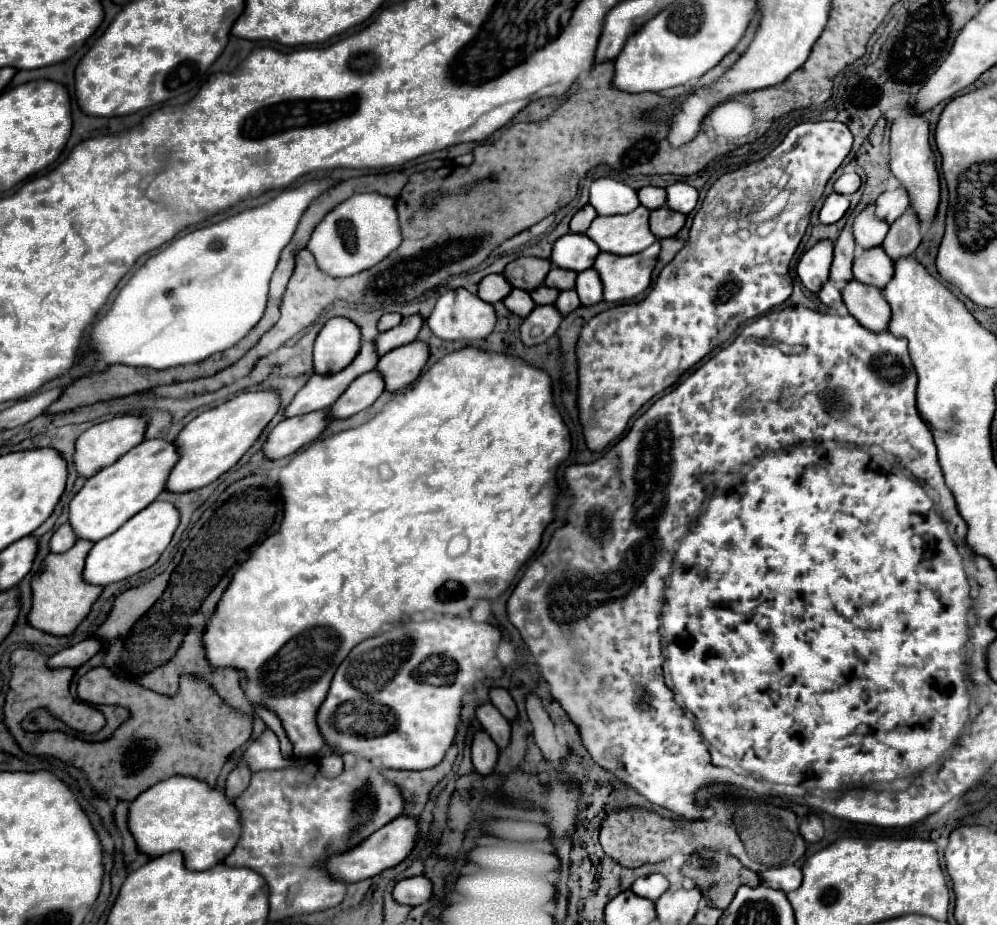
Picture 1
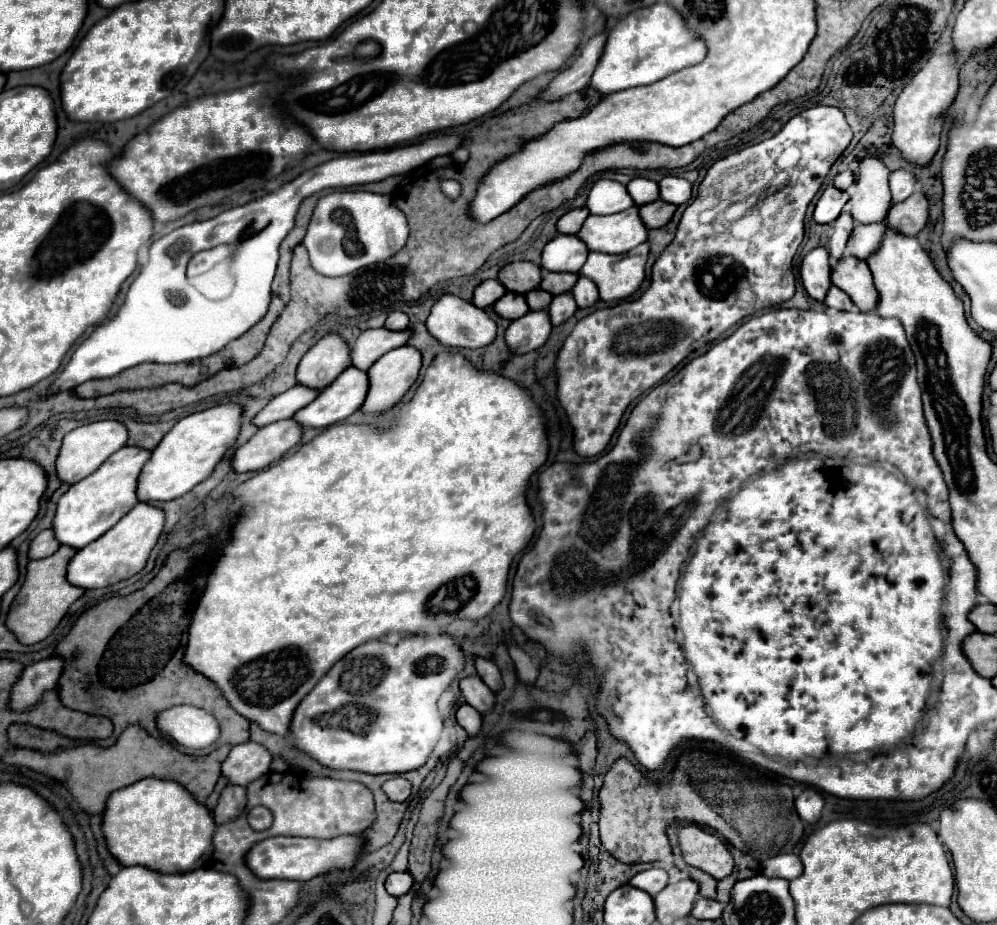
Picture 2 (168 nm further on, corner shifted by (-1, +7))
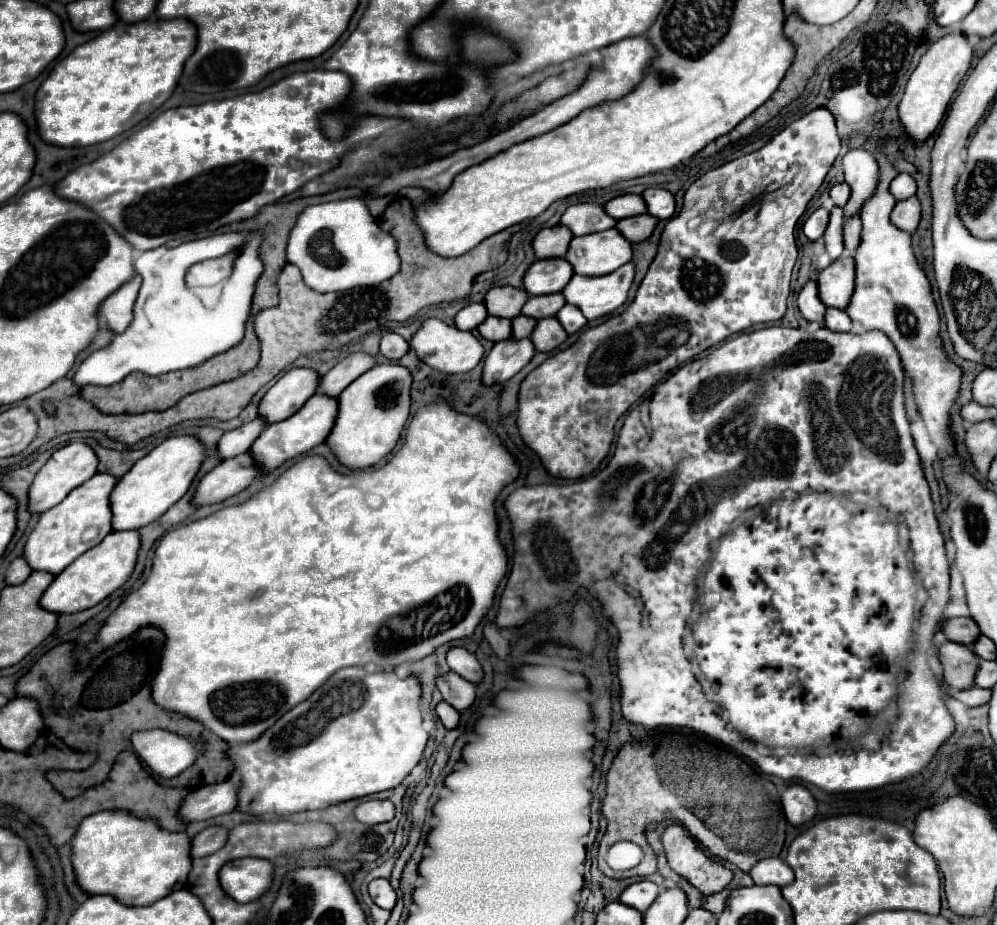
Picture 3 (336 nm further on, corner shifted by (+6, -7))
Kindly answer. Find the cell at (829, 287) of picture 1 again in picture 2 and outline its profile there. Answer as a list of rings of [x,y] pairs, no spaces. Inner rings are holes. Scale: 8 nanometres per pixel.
[[[832,286],[828,296],[826,296],[826,302],[824,302],[828,308],[836,308],[836,310],[844,310],[844,312],[856,312],[858,308],[854,306],[854,302],[850,300],[850,296],[846,292],[842,292],[840,288]]]

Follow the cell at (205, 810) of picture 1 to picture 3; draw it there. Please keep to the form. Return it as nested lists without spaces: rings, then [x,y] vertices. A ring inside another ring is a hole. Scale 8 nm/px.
[[[103,810],[91,814],[81,822],[75,838],[71,840],[77,882],[89,894],[111,894],[127,906],[153,904],[173,890],[185,888],[185,878],[189,876],[189,866],[193,862],[193,858],[189,858],[189,842],[191,838],[185,832],[161,830],[161,826],[153,822],[153,818],[137,818],[127,810]]]

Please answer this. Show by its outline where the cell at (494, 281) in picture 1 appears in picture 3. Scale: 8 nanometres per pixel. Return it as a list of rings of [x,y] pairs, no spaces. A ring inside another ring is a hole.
[[[469,304],[455,316],[455,326],[459,330],[475,330],[487,318],[485,304]]]

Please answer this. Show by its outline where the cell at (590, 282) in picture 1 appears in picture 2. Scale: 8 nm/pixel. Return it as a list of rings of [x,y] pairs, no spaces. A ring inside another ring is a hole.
[[[580,278],[576,282],[576,286],[572,288],[572,296],[574,296],[578,308],[588,308],[598,300],[598,288],[588,278]]]

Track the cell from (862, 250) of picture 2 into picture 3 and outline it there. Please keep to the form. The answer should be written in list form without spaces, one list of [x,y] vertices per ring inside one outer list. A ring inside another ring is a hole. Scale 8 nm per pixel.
[[[853,216],[843,226],[843,244],[845,244],[845,250],[855,252],[859,242],[861,242],[861,220],[859,220],[859,216]]]

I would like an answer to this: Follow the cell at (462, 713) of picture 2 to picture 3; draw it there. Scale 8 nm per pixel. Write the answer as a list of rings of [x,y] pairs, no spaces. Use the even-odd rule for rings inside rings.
[[[439,702],[435,712],[447,730],[455,730],[459,726],[459,712],[453,706],[449,706],[447,702]]]

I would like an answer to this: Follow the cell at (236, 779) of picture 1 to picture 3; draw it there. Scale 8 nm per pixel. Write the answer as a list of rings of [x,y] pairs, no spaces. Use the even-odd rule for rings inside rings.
[[[209,826],[203,832],[199,832],[193,838],[193,846],[191,846],[191,856],[207,856],[213,854],[217,850],[221,850],[227,842],[227,828],[225,826]]]

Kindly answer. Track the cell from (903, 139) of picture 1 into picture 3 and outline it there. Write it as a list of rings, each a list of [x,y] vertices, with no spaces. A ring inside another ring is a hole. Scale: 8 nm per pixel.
[[[959,32],[955,34],[947,34],[941,40],[937,40],[921,58],[921,62],[917,64],[915,72],[911,74],[905,94],[899,102],[899,122],[903,124],[907,136],[911,138],[911,144],[915,148],[923,146],[923,142],[927,142],[927,138],[937,130],[937,126],[941,124],[947,104],[951,102],[959,82],[963,80],[965,72],[971,66],[971,46],[967,42],[965,36],[961,36]]]

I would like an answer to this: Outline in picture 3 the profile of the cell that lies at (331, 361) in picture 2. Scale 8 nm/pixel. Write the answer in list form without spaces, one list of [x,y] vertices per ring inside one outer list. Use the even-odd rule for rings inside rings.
[[[291,368],[263,396],[259,416],[269,424],[293,416],[313,394],[317,394],[319,380],[321,376],[311,368]]]

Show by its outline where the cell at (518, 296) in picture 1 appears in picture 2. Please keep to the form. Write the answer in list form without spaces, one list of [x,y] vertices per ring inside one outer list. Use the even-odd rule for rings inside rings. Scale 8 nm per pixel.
[[[506,292],[496,304],[494,304],[494,312],[500,318],[506,320],[518,320],[520,316],[528,314],[528,304],[524,304],[524,296],[514,296],[512,292]]]

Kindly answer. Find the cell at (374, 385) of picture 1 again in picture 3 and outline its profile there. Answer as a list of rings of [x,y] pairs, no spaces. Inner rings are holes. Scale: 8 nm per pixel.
[[[325,394],[311,396],[299,412],[295,412],[287,420],[269,424],[267,430],[257,438],[257,442],[253,442],[251,452],[255,456],[255,464],[261,466],[263,472],[269,472],[269,470],[277,468],[281,462],[285,462],[297,454],[309,452],[311,448],[315,448],[317,444],[327,440],[329,430],[333,430],[335,420],[337,420],[337,398],[325,398]]]

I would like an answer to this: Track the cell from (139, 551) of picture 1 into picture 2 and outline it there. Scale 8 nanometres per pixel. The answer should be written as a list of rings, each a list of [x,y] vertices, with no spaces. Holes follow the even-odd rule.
[[[136,504],[136,508],[132,508],[114,528],[110,528],[104,536],[100,536],[100,540],[94,540],[92,544],[76,552],[76,556],[68,564],[66,580],[72,586],[88,590],[88,588],[106,588],[138,574],[144,568],[162,528],[164,528],[164,512],[160,508],[152,504]]]

